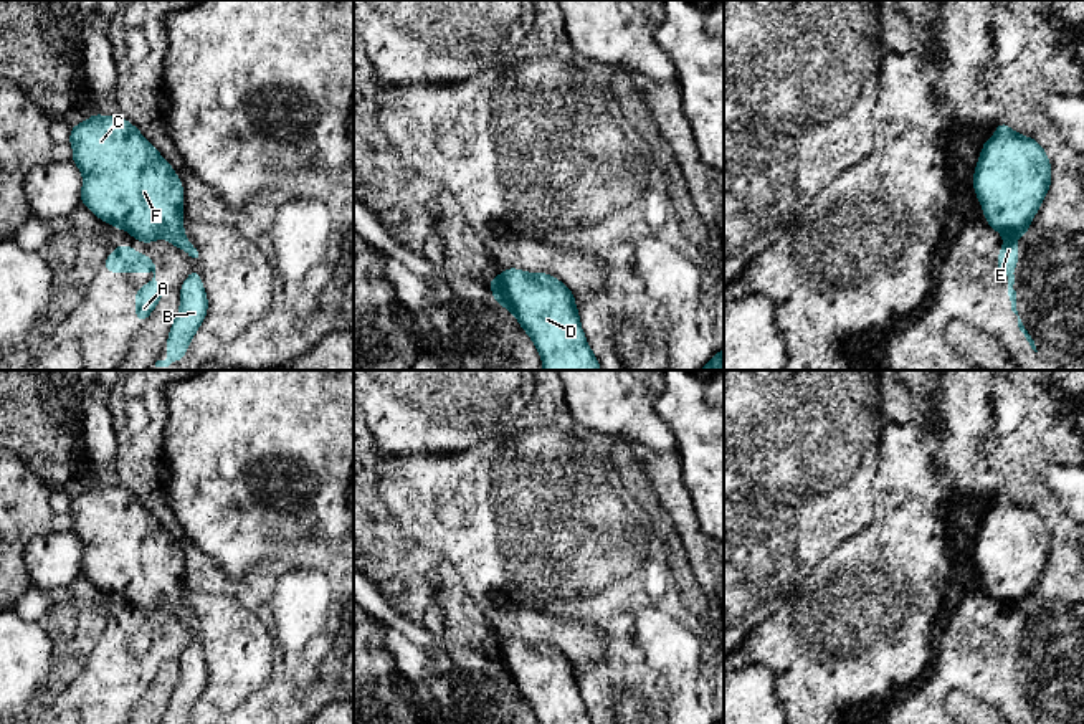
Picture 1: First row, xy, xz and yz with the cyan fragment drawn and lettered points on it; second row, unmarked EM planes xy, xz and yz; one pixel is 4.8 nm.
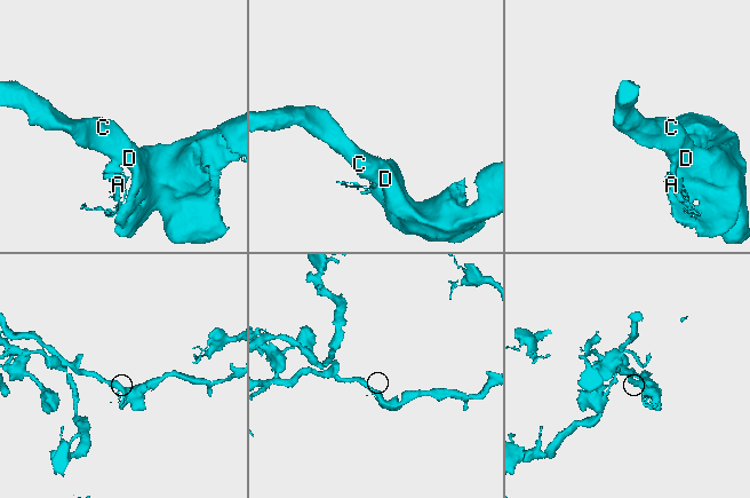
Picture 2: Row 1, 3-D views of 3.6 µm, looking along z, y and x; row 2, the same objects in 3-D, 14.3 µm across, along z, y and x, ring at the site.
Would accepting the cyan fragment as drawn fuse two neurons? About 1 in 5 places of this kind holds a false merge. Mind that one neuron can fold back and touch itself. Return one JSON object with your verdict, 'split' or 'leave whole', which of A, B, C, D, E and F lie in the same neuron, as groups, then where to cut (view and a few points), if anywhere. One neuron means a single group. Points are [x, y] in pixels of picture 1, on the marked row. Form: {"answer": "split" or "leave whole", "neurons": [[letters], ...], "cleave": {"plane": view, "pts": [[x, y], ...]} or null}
{"answer": "split", "neurons": [["A", "E"], ["B", "C", "D", "F"]], "cleave": {"plane": "yz", "pts": [[1000, 230], [1020, 235]]}}

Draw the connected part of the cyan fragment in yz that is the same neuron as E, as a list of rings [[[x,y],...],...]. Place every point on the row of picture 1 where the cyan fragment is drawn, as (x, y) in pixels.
[[[1000,231],[1000,235],[1003,236],[1003,240],[1006,243],[1000,248],[1000,253],[998,253],[998,271],[1008,274],[1008,296],[1011,301],[1011,311],[1018,316],[1016,291],[1013,289],[1013,284],[1015,284],[1013,269],[1018,264],[1018,246],[1015,241],[1021,235],[1015,235],[1015,233],[1008,233],[1008,231]]]

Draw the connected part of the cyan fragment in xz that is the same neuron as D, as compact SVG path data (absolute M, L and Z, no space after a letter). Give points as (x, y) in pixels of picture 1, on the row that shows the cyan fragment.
M509 268L489 286L494 301L516 316L535 344L544 370L601 370L580 326L575 296L562 281Z

